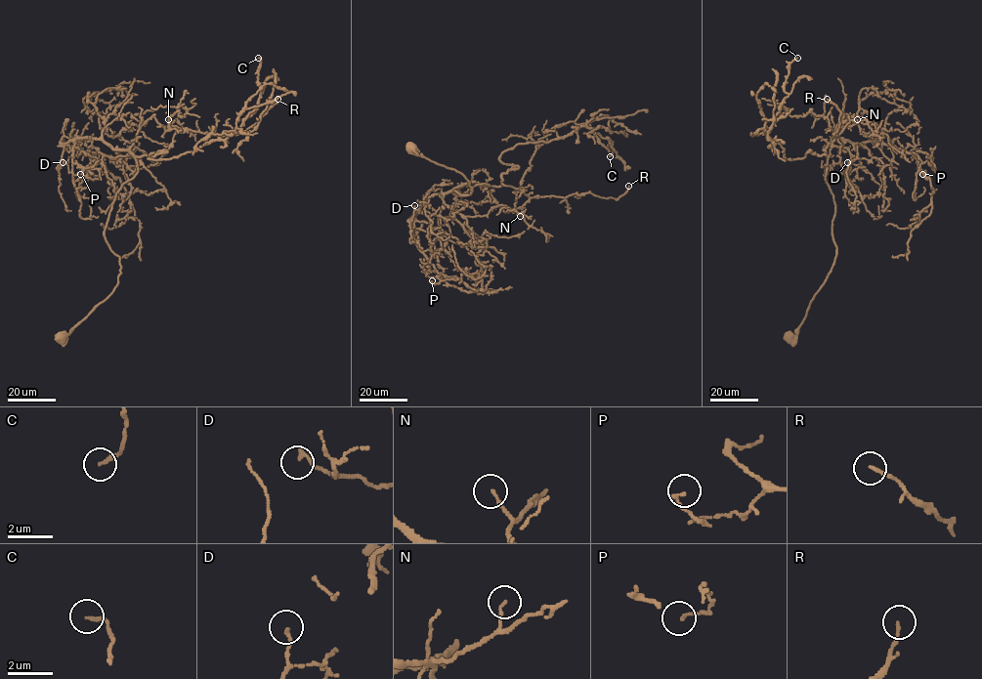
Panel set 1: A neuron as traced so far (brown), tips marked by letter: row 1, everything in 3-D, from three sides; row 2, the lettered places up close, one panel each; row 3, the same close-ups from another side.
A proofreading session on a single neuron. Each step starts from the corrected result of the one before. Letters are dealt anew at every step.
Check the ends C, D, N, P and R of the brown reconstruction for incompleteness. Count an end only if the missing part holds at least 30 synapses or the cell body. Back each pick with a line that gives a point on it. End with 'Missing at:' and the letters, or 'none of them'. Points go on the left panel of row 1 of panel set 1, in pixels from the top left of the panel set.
Missing at: none of them

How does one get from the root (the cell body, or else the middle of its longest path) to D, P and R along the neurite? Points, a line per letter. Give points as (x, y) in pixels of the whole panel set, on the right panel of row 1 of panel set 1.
D: (790, 336), (836, 256), (835, 204), (824, 150), (834, 138), (855, 145), (863, 168), (847, 162)
P: (790, 336), (836, 256), (835, 204), (825, 179), (829, 143), (880, 140), (913, 153), (922, 174)
R: (790, 336), (836, 256), (825, 148), (836, 127), (853, 118), (835, 137), (841, 111), (827, 99)

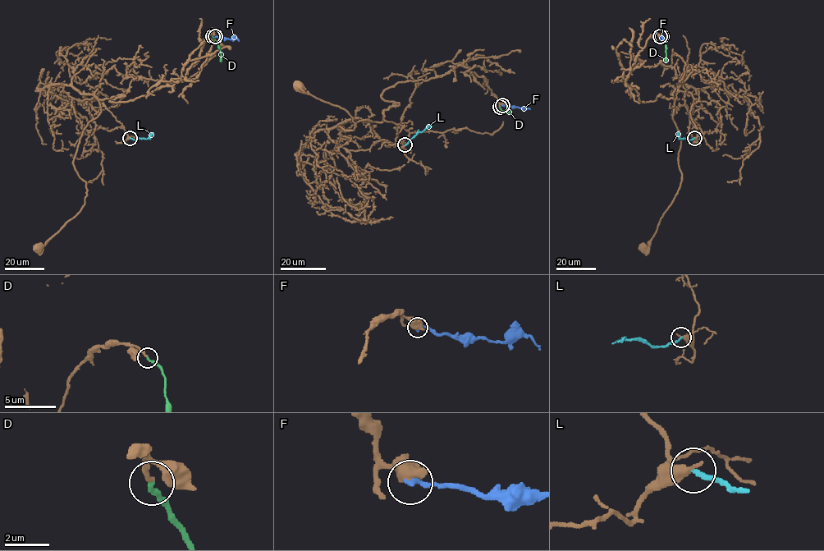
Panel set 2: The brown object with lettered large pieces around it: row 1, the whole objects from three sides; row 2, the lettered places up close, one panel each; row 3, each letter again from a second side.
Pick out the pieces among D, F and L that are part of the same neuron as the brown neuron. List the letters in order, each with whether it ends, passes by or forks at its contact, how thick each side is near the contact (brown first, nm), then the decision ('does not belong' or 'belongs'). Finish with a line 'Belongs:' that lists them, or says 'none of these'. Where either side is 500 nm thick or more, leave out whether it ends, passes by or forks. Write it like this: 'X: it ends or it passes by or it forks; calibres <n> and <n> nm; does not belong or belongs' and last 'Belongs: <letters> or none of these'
D: it ends; calibres 240 and 240 nm; belongs
F: calibres 750 and 280 nm; does not belong
L: it ends; calibres 360 and 200 nm; does not belong
Belongs: D

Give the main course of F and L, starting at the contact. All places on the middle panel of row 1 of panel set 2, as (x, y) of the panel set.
F: (502, 105), (529, 109)
L: (405, 144), (418, 132), (432, 126)

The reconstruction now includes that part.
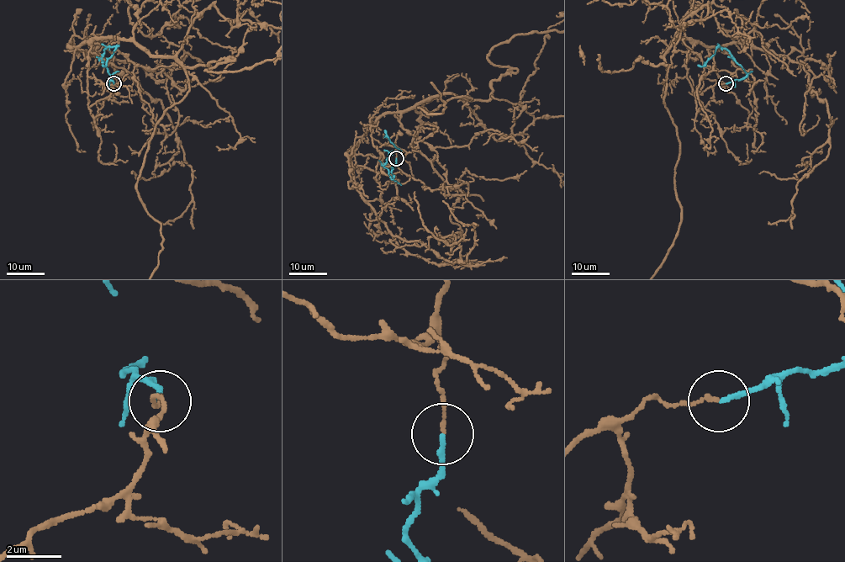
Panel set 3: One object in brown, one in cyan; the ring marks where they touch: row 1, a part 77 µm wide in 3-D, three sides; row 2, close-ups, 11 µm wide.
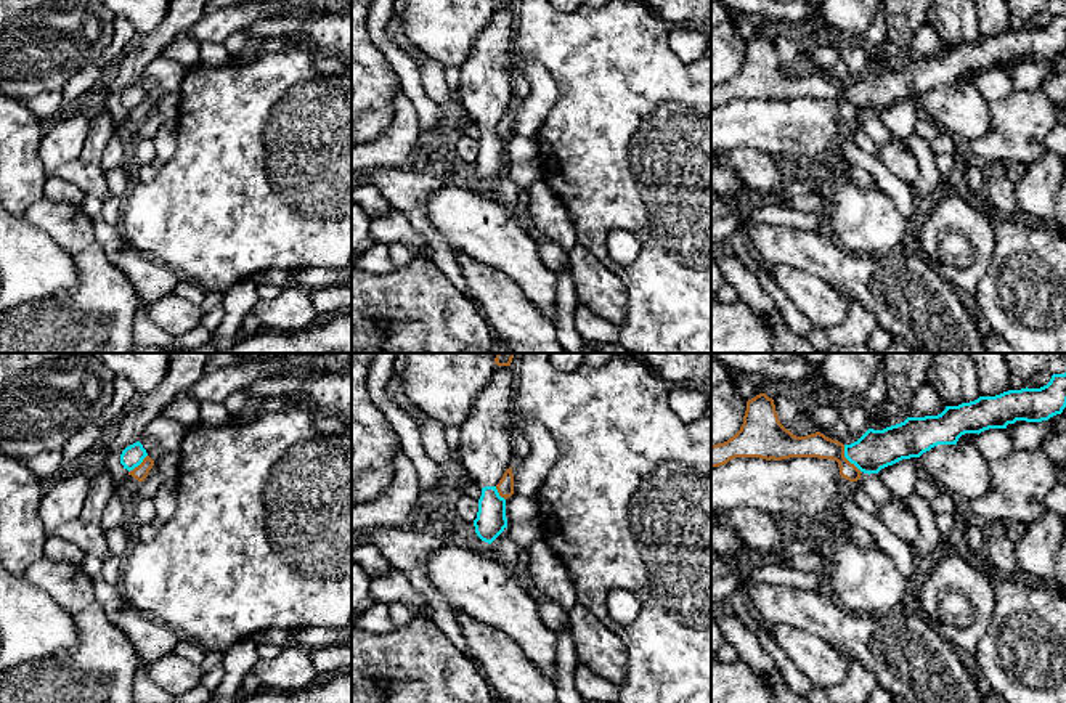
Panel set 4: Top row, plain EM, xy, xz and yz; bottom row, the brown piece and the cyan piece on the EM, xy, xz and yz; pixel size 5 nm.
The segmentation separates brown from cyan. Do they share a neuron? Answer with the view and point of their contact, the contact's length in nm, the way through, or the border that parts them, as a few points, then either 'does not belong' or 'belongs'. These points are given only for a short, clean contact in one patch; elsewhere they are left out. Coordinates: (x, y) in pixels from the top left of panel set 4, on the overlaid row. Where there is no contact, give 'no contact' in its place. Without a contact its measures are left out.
contact yz (846, 459); length 170 nm; border yz (843, 445), (843, 455), (861, 472); does not belong

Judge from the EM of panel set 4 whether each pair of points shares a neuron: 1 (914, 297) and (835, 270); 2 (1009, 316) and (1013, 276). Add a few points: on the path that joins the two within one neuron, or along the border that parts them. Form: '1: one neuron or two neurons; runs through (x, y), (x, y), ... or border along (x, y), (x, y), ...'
1: one neuron; runs through (895, 288), (854, 276)
2: one neuron; runs through (1013, 307), (1013, 286)

